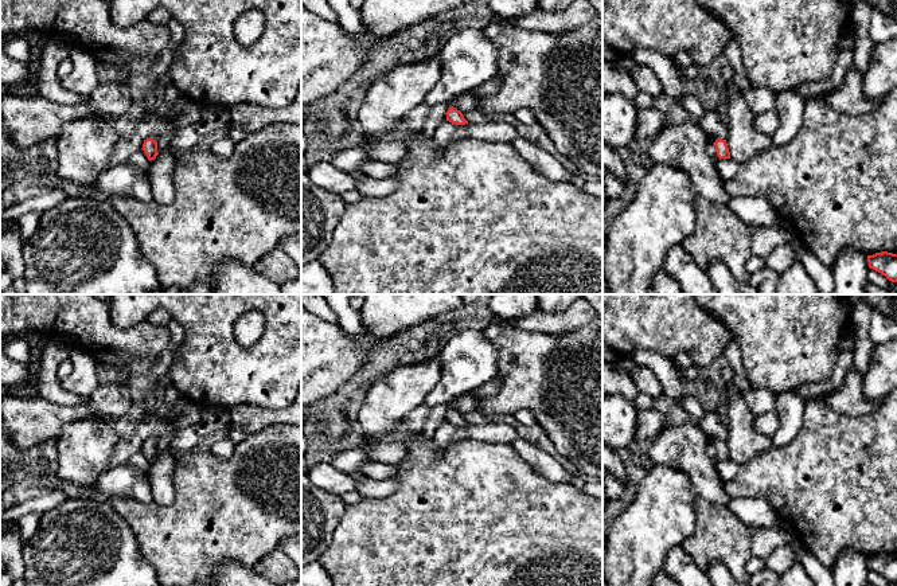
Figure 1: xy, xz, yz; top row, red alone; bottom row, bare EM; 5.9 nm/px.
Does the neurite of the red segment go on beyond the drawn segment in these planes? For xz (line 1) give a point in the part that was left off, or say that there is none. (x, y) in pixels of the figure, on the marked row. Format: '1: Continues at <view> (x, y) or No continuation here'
1: No continuation here

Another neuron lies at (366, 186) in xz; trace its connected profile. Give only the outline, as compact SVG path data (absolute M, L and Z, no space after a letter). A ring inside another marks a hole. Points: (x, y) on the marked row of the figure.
M366 175L355 177L355 190L363 196L382 198L394 192L398 187L399 179L394 175L386 179L374 179Z

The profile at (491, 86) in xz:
M494 77L490 81L484 82L483 85L480 85L479 87L476 87L473 91L465 93L465 94L492 95L494 93L496 93L500 89L500 86L502 86L500 79Z

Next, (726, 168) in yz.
M711 141L707 142L706 152L715 160L717 171L724 181L730 180L736 176L740 167L737 161L733 159L719 159Z

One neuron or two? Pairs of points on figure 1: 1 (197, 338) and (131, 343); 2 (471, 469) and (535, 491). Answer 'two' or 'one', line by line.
1: two
2: one

